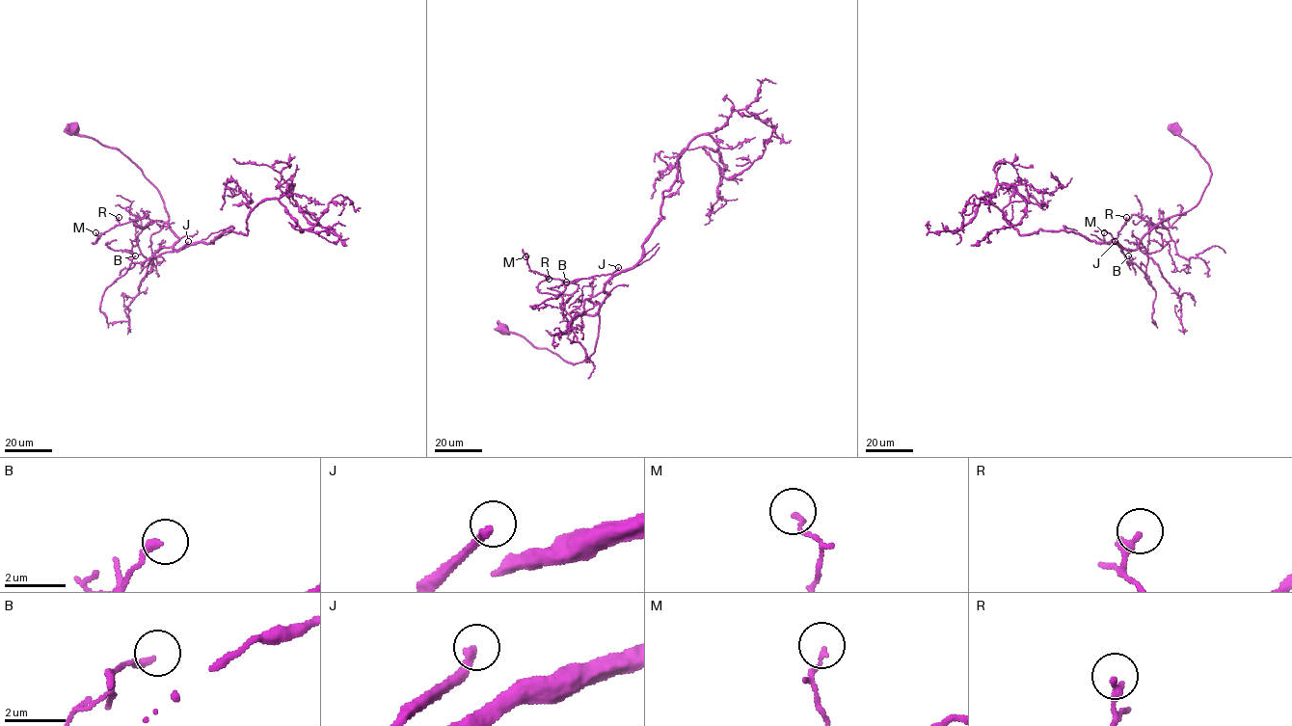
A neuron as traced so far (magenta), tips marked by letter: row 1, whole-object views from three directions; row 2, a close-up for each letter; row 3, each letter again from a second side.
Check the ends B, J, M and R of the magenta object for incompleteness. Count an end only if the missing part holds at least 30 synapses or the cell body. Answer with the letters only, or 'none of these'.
J

